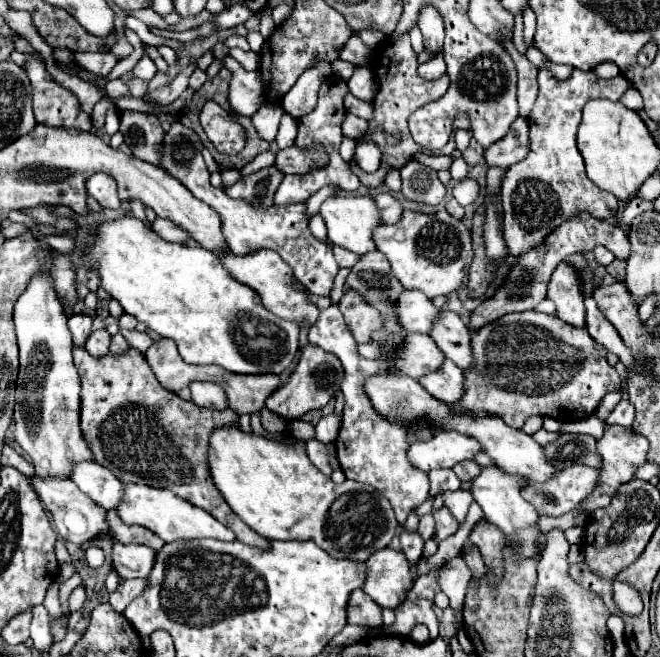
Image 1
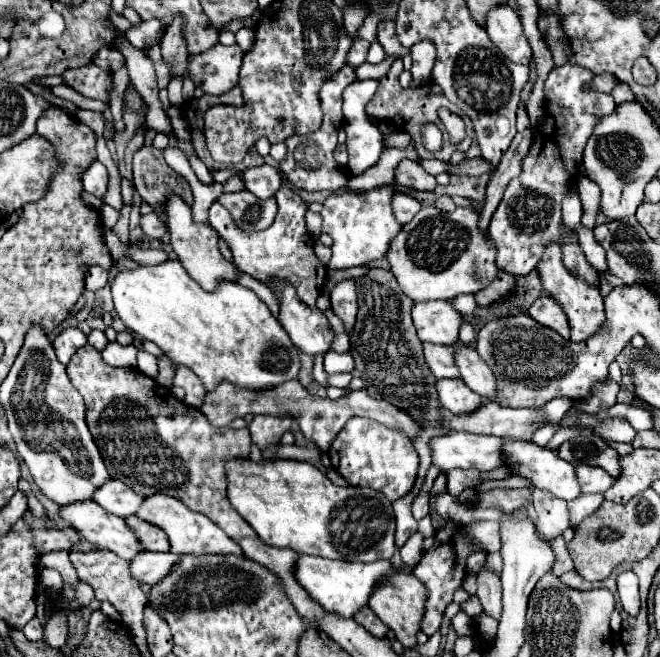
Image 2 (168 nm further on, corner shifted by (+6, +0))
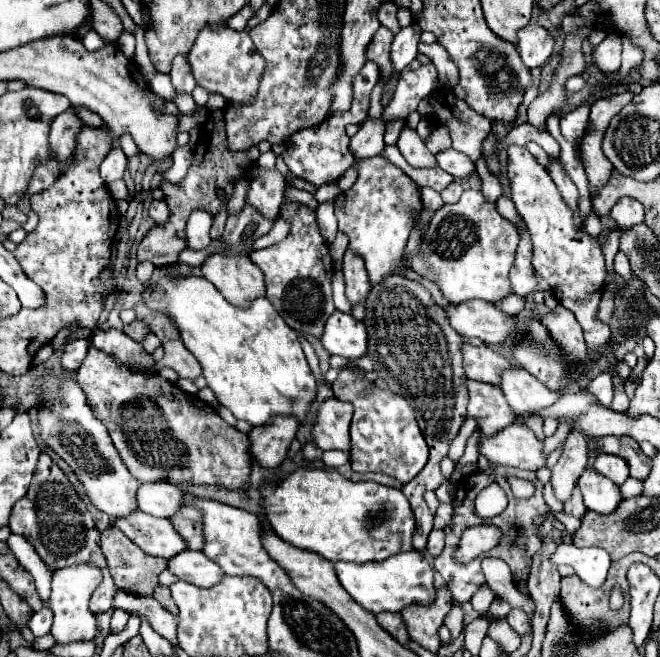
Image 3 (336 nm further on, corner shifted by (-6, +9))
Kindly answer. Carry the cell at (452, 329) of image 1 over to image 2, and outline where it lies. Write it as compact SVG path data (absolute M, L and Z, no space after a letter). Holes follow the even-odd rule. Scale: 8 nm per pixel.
M454 343L454 363L460 371L462 381L486 401L494 401L496 377L492 369L478 357L474 347L464 343Z

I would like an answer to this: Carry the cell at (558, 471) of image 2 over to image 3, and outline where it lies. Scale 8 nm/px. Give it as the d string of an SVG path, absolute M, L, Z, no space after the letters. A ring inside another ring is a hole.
M584 470L578 480L578 486L582 490L586 508L598 514L610 514L622 502L620 486L616 486L612 480L604 478L596 470Z

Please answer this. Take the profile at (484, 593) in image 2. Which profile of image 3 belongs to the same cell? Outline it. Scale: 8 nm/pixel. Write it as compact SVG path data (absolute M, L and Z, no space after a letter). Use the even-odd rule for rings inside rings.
M512 608L506 616L508 624L512 626L512 630L518 634L518 636L526 636L530 634L530 622L528 622L528 616L520 610L520 608Z

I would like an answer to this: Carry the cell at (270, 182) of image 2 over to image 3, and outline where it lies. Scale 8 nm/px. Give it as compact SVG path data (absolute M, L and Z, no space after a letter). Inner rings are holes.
M278 170L260 172L256 180L250 180L246 192L246 204L256 208L258 214L264 214L264 218L276 220L280 214L284 188L286 188L286 180Z

